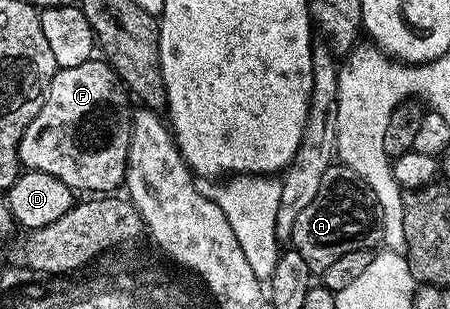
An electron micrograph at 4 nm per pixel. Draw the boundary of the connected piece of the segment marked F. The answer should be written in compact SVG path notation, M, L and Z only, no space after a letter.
M103 60L78 64L78 68L57 69L54 80L50 80L50 88L38 116L34 116L34 120L30 120L30 128L22 132L21 167L58 176L58 180L62 180L62 184L66 184L74 192L92 190L88 192L104 196L119 191L124 185L132 131L132 114L128 110L128 102L130 103L129 95L120 79Z

